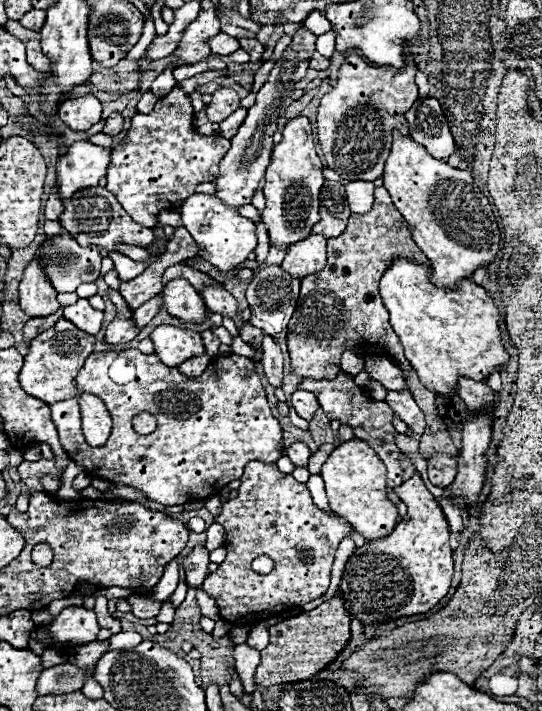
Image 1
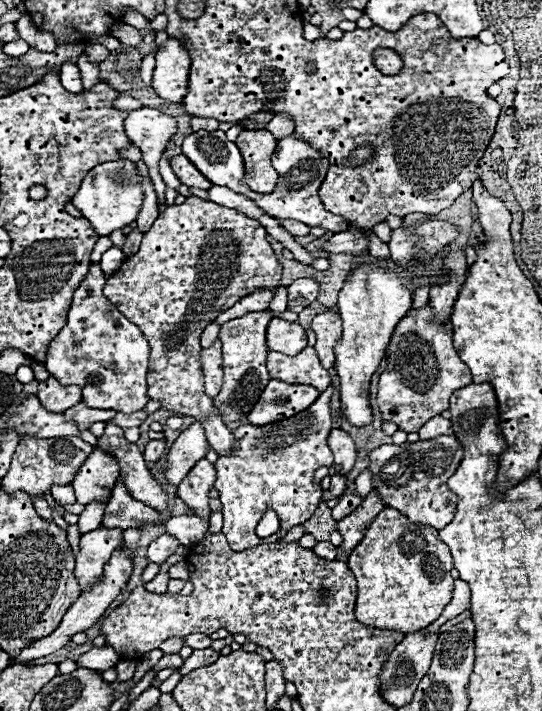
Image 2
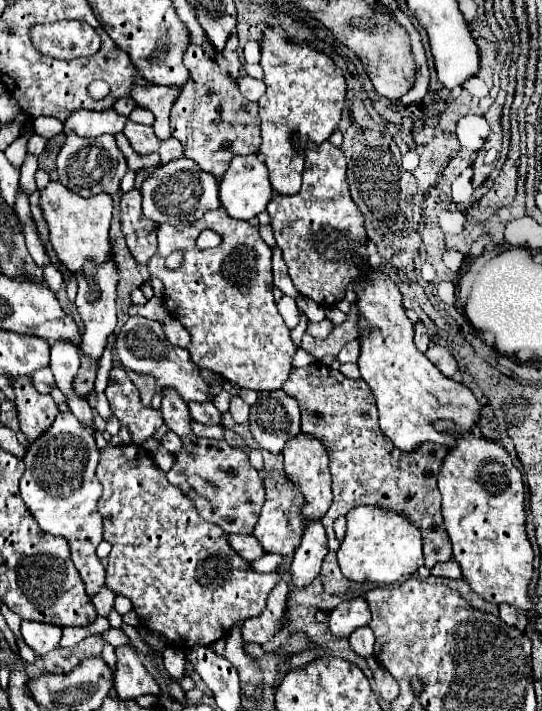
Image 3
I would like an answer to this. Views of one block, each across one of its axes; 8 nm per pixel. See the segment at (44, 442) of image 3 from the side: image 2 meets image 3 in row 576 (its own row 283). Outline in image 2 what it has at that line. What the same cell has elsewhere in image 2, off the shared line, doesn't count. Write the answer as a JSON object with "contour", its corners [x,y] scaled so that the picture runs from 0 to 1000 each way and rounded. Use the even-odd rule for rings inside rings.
{"contour":[[[170,371],[137,411],[125,456],[89,487],[81,515],[114,543],[144,543],[151,549],[151,565],[166,574],[244,582],[273,568],[269,523],[277,487],[255,459],[207,433],[203,422],[188,414],[192,399],[192,383]]]}

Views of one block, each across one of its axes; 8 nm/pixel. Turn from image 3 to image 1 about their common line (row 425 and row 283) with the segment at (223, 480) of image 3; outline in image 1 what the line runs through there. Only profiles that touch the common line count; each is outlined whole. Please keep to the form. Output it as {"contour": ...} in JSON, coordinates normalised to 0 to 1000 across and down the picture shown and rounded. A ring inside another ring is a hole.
{"contour":[[[339,391],[314,394],[303,402],[299,416],[303,416],[303,430],[306,430],[310,442],[317,442],[339,453],[351,453],[351,456],[376,453],[380,428],[347,394],[339,394]]]}

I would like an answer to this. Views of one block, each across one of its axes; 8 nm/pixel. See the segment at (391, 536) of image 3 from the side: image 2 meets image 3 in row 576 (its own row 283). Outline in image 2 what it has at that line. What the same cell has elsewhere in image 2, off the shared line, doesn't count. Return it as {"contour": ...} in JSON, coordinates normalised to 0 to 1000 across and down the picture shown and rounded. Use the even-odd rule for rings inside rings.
{"contour":[[[672,371],[672,374],[657,374],[646,383],[624,416],[624,439],[631,444],[631,459],[635,459],[635,470],[616,489],[620,520],[627,529],[627,563],[631,563],[631,582],[657,602],[672,602],[686,596],[686,577],[679,563],[683,534],[712,498],[720,473],[734,450],[742,450],[742,444],[749,444],[760,430],[760,416],[749,399],[753,391],[738,391],[738,385],[723,380],[701,380],[701,377],[694,380]]]}

